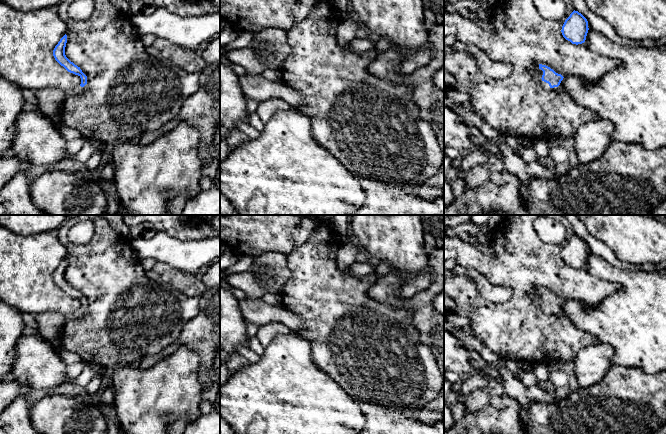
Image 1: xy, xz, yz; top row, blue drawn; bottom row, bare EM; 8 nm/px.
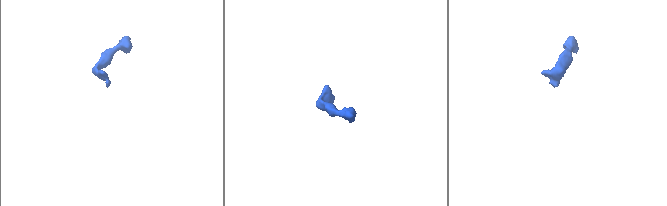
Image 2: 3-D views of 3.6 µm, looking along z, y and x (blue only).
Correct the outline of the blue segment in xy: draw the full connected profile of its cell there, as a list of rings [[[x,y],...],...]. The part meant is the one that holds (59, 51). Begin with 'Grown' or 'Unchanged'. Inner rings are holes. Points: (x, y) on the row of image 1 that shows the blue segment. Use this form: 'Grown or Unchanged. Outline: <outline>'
Unchanged. Outline: [[[65,34],[53,50],[55,60],[63,66],[68,72],[78,75],[81,78],[81,87],[87,84],[87,76],[82,72],[80,67],[71,62],[65,55],[65,47],[67,43],[67,35]]]

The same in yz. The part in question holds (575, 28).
Unchanged. Outline: [[[573,11],[562,26],[563,37],[572,44],[582,44],[588,33],[588,21],[578,11]]]

